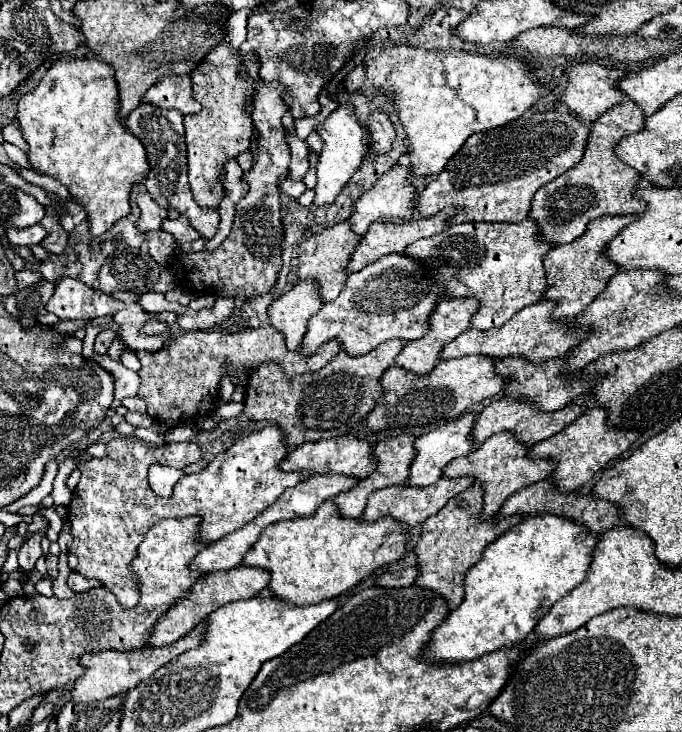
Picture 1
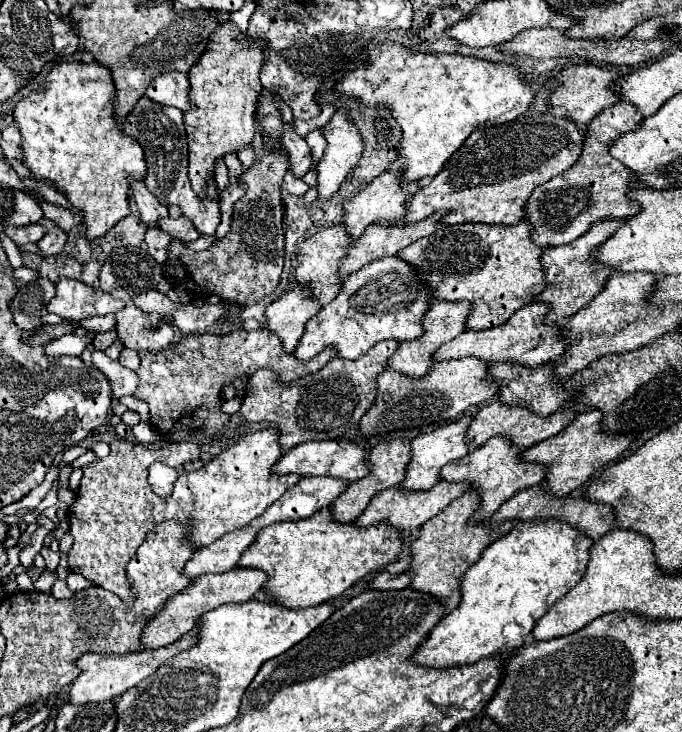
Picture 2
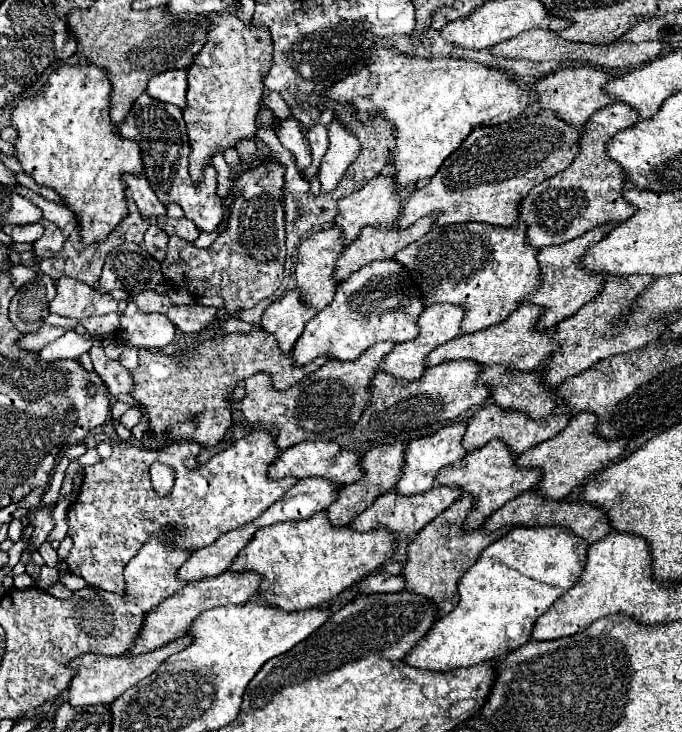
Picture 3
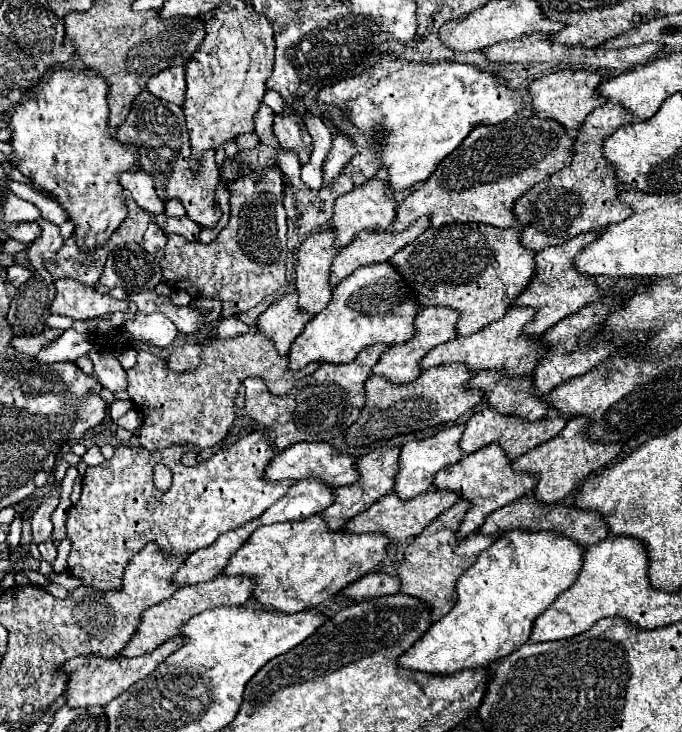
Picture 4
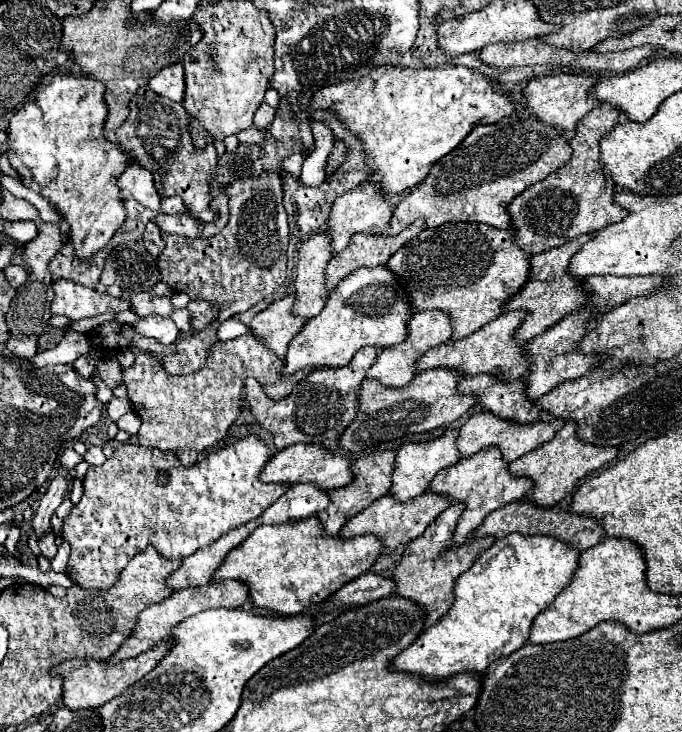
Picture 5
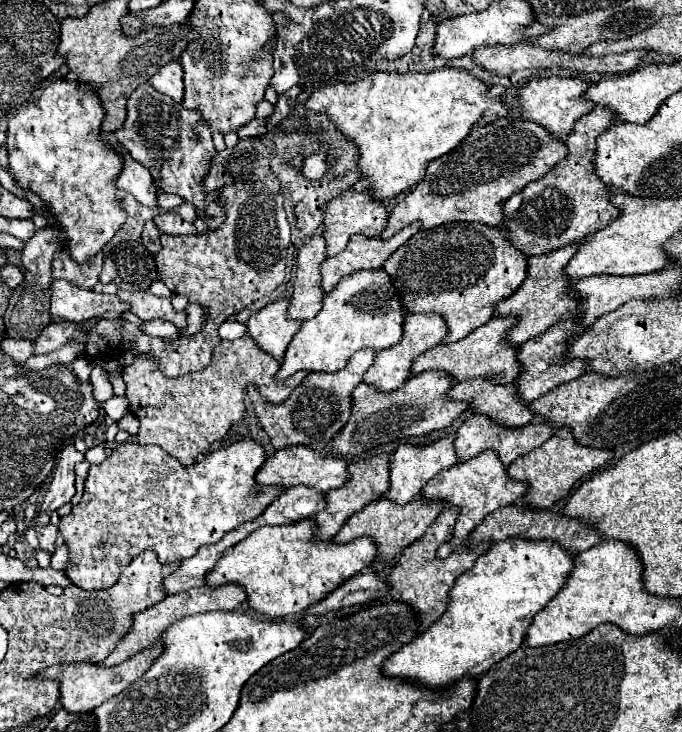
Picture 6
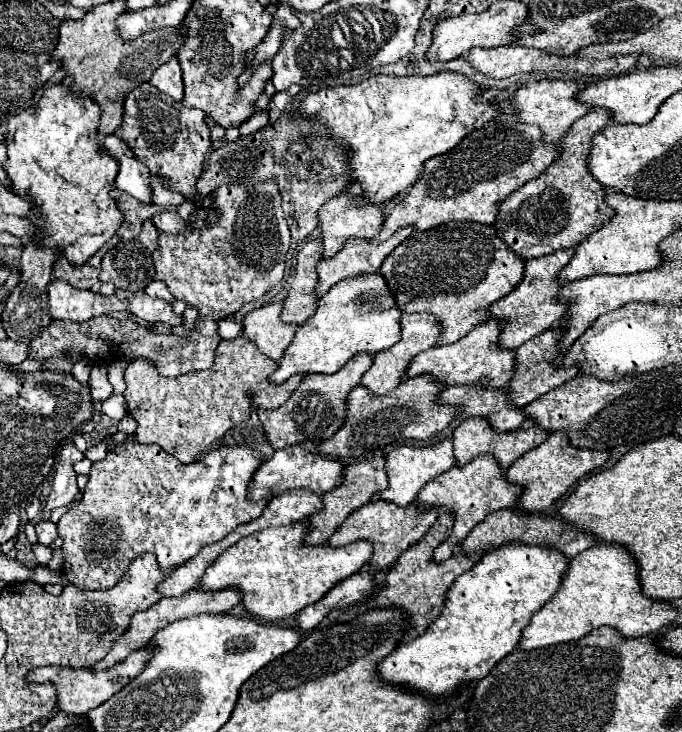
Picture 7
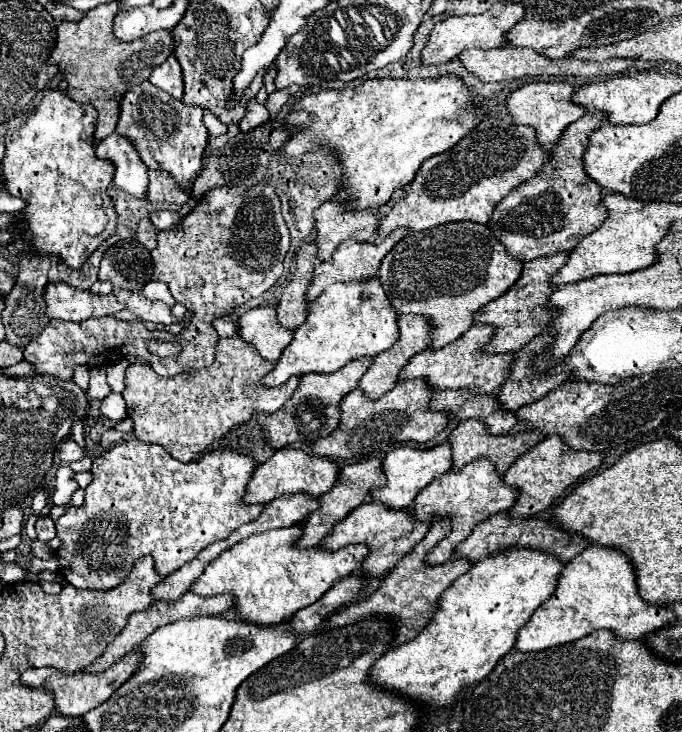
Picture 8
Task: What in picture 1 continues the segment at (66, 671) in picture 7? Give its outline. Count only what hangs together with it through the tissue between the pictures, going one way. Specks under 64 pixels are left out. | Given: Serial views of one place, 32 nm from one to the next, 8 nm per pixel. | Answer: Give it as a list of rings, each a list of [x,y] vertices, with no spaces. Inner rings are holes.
[[[200,622],[184,638],[176,640],[174,644],[162,646],[162,648],[146,644],[146,646],[142,646],[138,650],[128,650],[128,652],[104,650],[104,652],[96,652],[96,654],[84,654],[82,656],[82,664],[86,666],[86,672],[76,680],[76,686],[72,690],[72,700],[74,702],[96,702],[96,700],[106,700],[106,698],[110,698],[114,694],[128,692],[136,684],[144,682],[148,676],[152,676],[158,668],[162,668],[164,664],[174,660],[176,656],[200,646],[202,640],[204,640],[204,632],[206,632],[206,622]]]

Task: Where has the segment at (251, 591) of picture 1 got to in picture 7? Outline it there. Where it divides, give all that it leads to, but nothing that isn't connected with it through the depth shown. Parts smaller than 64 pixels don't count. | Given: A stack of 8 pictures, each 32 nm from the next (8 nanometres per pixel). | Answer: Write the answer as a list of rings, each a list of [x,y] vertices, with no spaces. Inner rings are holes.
[[[194,588],[194,590],[184,592],[182,596],[176,596],[176,598],[162,598],[152,608],[148,608],[144,612],[136,612],[132,616],[130,628],[114,642],[114,646],[108,652],[108,656],[104,660],[100,660],[100,662],[94,664],[94,668],[96,670],[100,670],[100,668],[112,668],[120,660],[124,660],[130,652],[146,648],[152,642],[152,636],[156,636],[156,632],[160,628],[166,628],[168,624],[172,624],[172,622],[176,622],[180,618],[188,618],[188,616],[196,616],[196,614],[224,614],[224,612],[230,612],[234,606],[238,606],[240,600],[242,600],[242,594],[236,588],[226,588],[226,590],[220,590],[220,592],[204,592],[204,590]]]

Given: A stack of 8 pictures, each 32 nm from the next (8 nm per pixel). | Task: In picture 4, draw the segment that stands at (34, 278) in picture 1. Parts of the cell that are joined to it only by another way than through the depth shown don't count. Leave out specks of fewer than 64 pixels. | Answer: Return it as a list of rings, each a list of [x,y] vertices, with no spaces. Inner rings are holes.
[[[12,264],[12,266],[8,268],[8,278],[10,278],[10,282],[12,282],[16,288],[18,288],[18,286],[22,286],[30,276],[32,276],[32,270],[28,270],[26,266]]]

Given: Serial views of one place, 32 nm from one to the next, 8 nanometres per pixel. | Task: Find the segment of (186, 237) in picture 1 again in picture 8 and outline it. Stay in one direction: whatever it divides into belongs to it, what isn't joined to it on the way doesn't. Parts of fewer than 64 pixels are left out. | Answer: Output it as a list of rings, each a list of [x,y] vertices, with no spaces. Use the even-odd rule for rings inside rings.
[[[160,210],[160,212],[150,214],[150,220],[158,230],[172,230],[180,224],[180,214],[170,212],[170,210]]]

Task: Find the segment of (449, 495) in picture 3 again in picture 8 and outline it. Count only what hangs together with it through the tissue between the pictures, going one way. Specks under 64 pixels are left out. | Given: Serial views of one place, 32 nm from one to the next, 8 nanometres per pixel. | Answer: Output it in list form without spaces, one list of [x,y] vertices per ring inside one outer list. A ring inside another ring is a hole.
[[[370,502],[370,504],[362,504],[358,508],[354,508],[342,522],[338,522],[334,526],[334,530],[330,532],[328,538],[324,538],[324,542],[320,544],[320,548],[324,550],[338,550],[344,548],[348,544],[368,544],[370,546],[370,554],[368,558],[362,562],[362,568],[358,570],[358,574],[368,574],[368,576],[384,576],[388,574],[396,562],[408,554],[416,542],[420,542],[424,538],[424,534],[428,532],[432,520],[420,522],[420,520],[412,520],[412,510],[392,510],[380,502]]]

